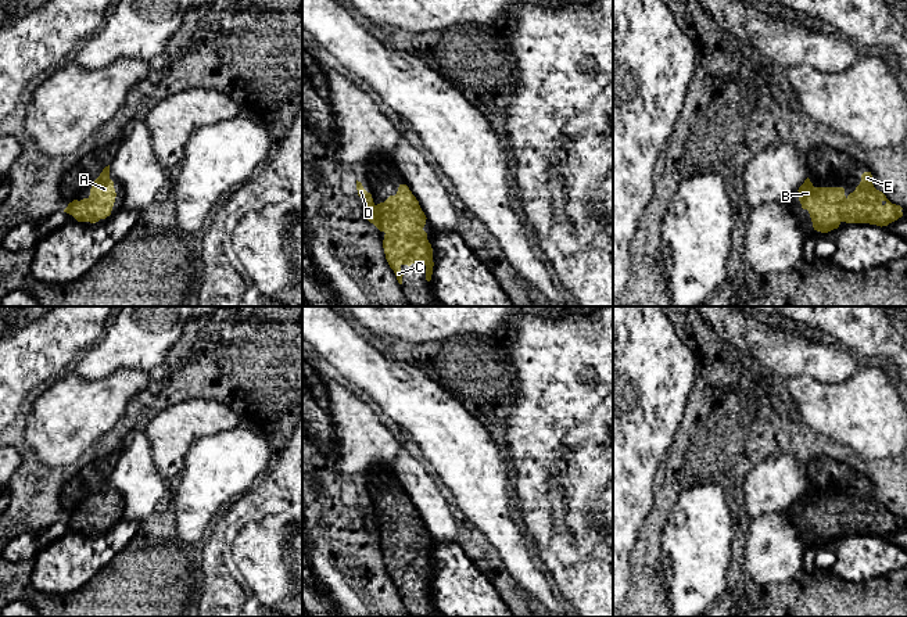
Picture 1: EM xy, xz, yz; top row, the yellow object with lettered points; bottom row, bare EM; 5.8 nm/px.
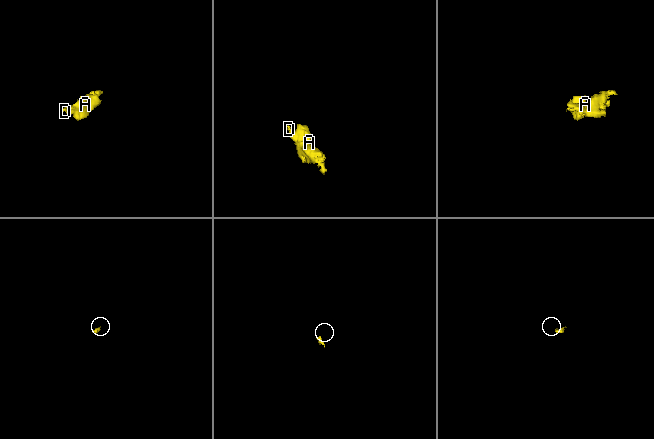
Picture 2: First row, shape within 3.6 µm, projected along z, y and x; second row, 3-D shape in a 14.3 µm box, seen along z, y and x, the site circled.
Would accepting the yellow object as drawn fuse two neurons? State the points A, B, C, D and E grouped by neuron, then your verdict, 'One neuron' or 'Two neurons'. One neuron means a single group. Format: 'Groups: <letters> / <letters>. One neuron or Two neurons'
Groups: A B C D E. One neuron

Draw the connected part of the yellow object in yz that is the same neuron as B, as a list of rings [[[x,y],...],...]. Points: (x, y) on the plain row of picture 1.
[[[871,483],[861,485],[853,503],[845,506],[843,498],[814,498],[807,488],[799,498],[799,512],[807,520],[817,542],[828,544],[842,532],[888,537],[903,527],[901,517],[892,514],[872,495]]]

